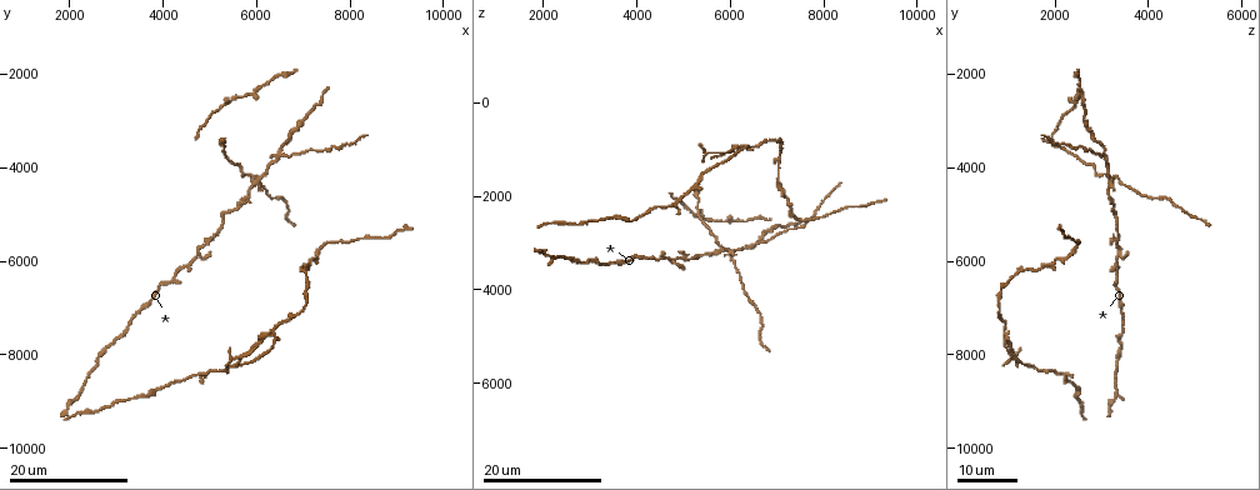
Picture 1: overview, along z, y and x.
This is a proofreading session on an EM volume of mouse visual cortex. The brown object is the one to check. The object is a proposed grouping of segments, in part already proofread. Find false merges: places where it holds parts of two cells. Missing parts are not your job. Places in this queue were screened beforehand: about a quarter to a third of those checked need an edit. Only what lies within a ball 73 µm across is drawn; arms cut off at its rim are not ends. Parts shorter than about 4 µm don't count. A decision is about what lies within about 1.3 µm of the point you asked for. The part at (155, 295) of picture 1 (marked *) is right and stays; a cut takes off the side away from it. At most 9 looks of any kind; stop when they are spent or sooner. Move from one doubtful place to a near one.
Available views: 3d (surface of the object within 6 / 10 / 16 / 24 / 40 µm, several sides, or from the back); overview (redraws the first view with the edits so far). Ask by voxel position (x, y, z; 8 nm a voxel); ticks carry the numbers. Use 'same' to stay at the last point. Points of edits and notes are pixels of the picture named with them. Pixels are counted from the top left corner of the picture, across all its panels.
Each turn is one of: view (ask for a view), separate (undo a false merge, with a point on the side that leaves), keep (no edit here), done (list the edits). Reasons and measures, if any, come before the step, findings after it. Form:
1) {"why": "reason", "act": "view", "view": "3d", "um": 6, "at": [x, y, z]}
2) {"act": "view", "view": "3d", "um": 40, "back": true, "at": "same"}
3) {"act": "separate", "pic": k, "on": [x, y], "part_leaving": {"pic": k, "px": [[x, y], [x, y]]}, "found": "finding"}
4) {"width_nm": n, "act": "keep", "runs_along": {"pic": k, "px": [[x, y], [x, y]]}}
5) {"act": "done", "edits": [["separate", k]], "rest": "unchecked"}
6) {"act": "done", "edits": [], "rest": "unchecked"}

{"why": "sudden change in width", "act": "view", "view": "3d", "um": 16, "at": [5550, 4850, 3300]}

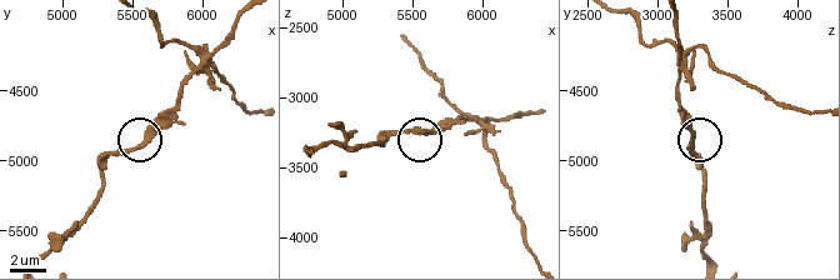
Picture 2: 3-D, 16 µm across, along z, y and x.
{"act": "view", "view": "3d", "um": 6, "at": [5600, 4840, 3260]}

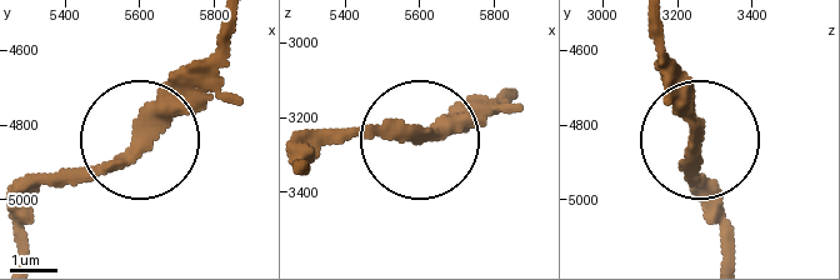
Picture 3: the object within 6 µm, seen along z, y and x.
{"act": "view", "view": "3d", "um": 6, "back": true, "at": [5590, 4840, 3250]}

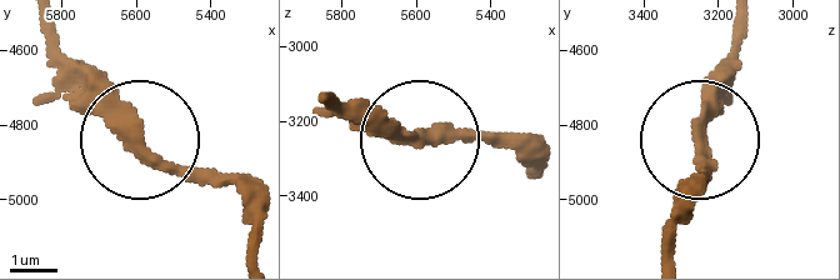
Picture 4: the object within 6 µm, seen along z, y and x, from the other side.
{"act": "keep", "runs_along": {"pic": 4, "px": [[539, 174], [466, 138], [395, 138], [339, 114]]}, "found": "all the same cell"}

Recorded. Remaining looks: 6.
{"why": "four arms meet", "act": "view", "view": "3d", "um": 16, "at": [6450, 3700, 3050]}

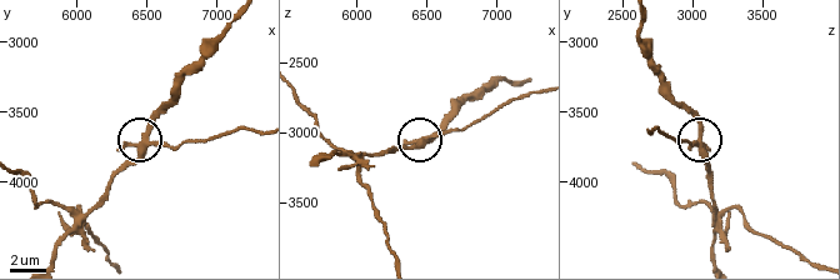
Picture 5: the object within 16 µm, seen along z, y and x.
{"act": "view", "view": "3d", "um": 10, "at": [6500, 3720, 3040]}

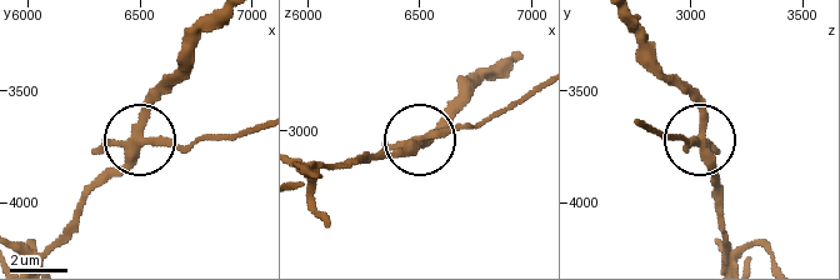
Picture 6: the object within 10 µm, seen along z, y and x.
{"arms": 4, "act": "separate", "pic": 6, "on": [93, 149], "part_leaving": {"pic": 6, "px": [[133, 140], [186, 148], [259, 131]]}, "found": "two cells meet here"}

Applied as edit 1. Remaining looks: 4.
{"why": "see it whole again", "act": "view", "view": "overview"}

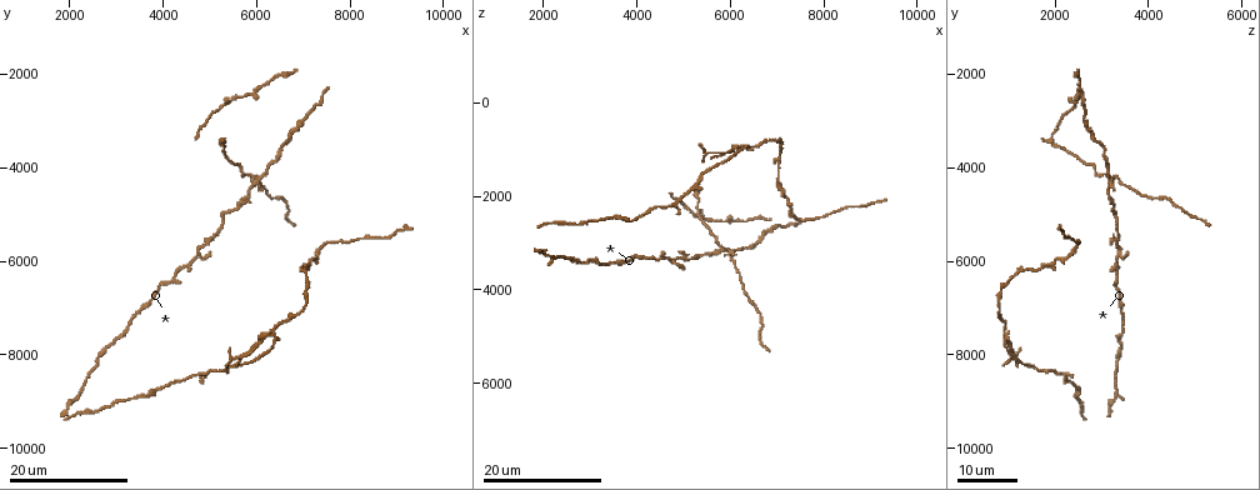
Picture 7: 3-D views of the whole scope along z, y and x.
{"why": "calibre changes", "act": "view", "view": "3d", "um": 16, "at": [6150, 2250, 2550]}

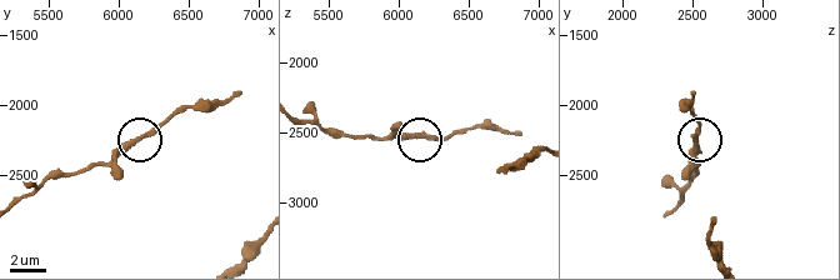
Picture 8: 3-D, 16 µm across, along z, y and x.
{"act": "view", "view": "3d", "um": 10, "at": [6160, 2240, 2540]}

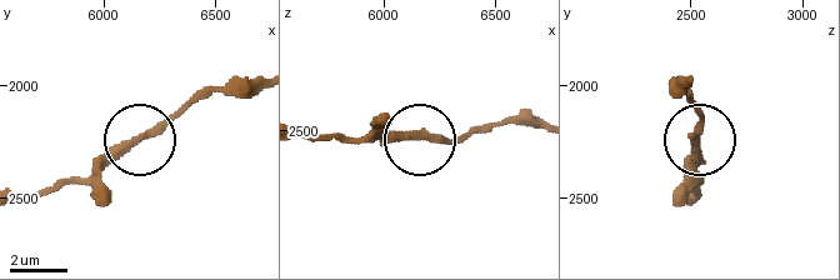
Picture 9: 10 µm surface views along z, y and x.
{"act": "keep", "found": "one cell here"}

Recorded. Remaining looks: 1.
{"act": "done", "edits": [["separate", 6]], "rest": "unchecked"}

